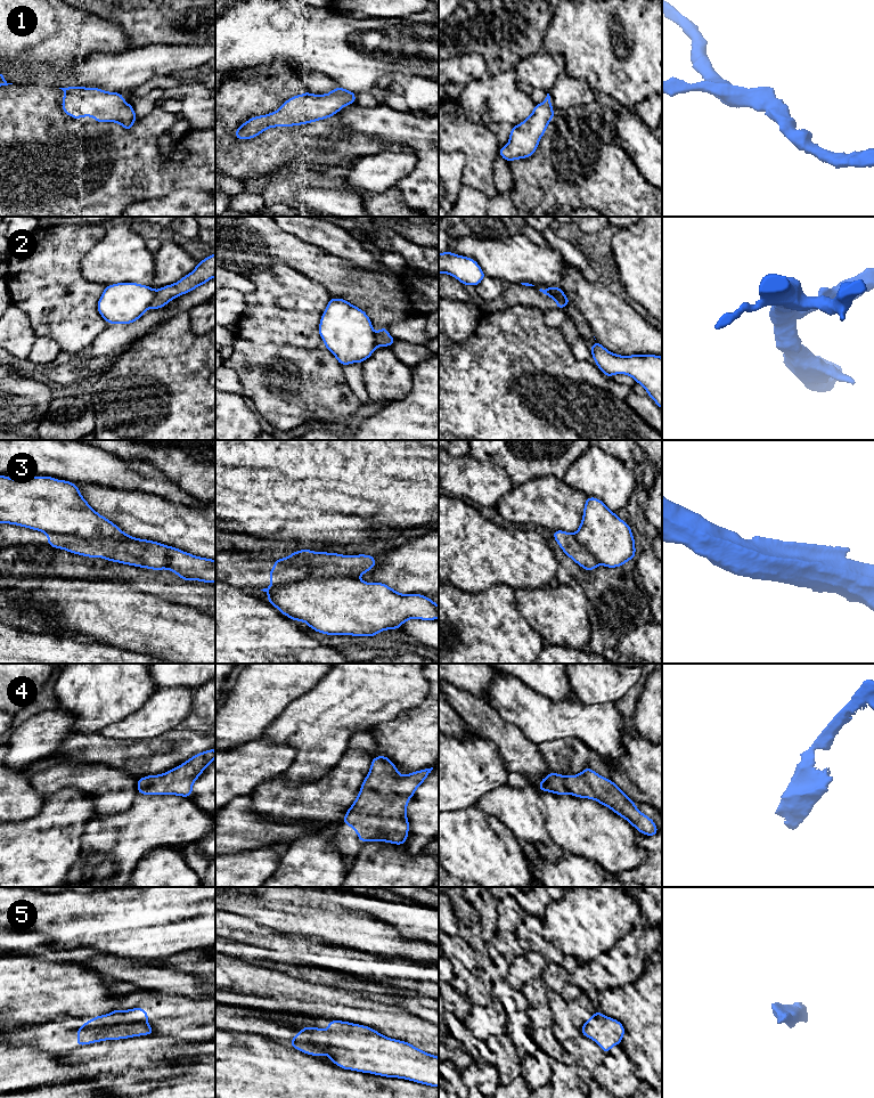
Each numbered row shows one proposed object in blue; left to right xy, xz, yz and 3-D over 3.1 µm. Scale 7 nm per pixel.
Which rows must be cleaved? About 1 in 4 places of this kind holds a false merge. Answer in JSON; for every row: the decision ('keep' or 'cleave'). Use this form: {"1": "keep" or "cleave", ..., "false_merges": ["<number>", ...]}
{"1": "keep", "2": "cleave", "3": "cleave", "4": "keep", "5": "keep", "false_merges": ["2", "3"]}

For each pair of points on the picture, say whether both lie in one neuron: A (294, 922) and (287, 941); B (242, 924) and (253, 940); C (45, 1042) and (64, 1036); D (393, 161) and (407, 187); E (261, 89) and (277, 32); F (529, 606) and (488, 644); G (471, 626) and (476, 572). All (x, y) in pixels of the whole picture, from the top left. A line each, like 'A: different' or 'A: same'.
A: different
B: same
C: same
D: different
E: different
F: different
G: different

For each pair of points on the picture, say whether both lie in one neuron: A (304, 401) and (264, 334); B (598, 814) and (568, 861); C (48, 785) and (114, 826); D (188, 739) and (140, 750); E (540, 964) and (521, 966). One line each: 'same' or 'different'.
A: same
B: different
C: different
D: same
E: same

